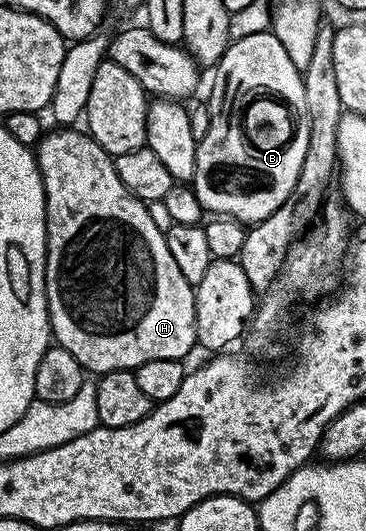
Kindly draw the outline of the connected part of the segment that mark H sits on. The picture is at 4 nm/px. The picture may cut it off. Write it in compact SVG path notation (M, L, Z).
M54 129L48 130L37 144L39 172L43 178L45 189L45 205L47 206L47 318L51 320L51 333L54 342L60 347L69 349L73 357L82 365L84 372L102 373L104 371L129 371L145 365L145 361L154 359L186 360L191 346L196 346L195 337L195 289L192 283L185 281L181 269L177 269L177 261L173 261L173 253L169 253L167 236L164 231L153 225L153 217L149 217L147 204L138 199L117 177L115 160L107 150L86 130Z

